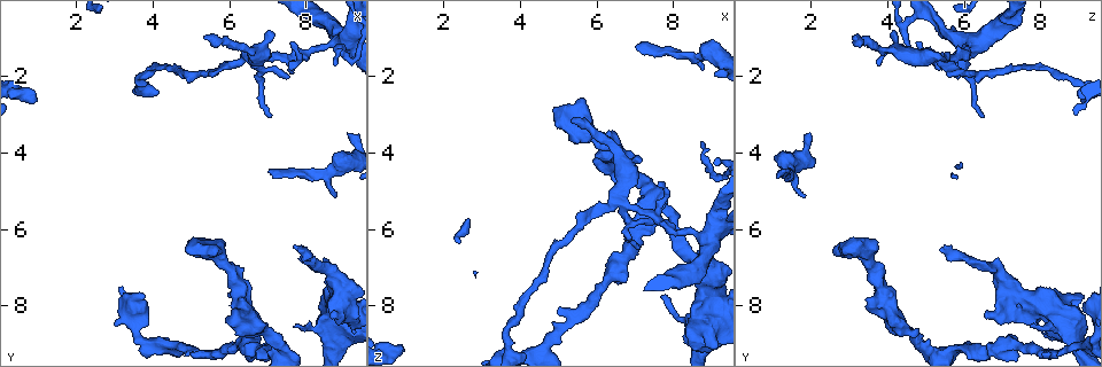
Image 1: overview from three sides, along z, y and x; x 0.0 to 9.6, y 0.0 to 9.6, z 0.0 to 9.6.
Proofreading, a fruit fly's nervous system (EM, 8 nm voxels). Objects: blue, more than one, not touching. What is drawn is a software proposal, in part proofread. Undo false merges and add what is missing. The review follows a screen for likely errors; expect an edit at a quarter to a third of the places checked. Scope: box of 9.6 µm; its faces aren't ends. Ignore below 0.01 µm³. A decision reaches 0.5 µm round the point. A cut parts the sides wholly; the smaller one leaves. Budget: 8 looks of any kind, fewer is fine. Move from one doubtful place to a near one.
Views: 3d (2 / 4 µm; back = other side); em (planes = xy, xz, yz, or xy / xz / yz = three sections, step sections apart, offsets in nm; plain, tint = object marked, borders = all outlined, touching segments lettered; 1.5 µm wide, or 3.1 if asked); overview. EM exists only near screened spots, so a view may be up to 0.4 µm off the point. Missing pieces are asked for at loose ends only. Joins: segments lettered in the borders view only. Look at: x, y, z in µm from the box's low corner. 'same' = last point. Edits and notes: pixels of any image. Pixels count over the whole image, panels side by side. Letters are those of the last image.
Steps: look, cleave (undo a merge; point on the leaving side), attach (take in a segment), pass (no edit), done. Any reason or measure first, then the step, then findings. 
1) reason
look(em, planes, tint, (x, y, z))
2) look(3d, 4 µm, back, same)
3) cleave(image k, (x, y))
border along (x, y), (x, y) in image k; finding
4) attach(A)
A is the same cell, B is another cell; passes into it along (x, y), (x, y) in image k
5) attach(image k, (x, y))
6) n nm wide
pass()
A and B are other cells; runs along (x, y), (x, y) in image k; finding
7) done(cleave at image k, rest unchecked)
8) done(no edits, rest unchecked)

branch stops here
look(em, planes, borders, (7.10, 3.00, 6.45))

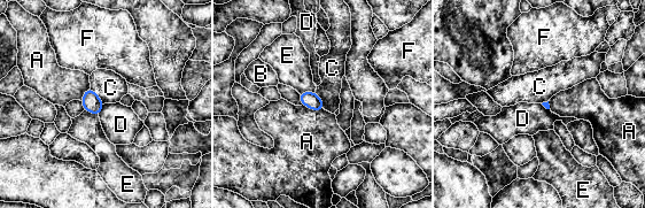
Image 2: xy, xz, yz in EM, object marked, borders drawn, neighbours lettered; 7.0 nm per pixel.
pass()
A, B, C, D, E and F are other cells; border along (90, 87), (103, 104) in image 2; none of them fits

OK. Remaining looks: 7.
an open end
look(em, planes, borders, (9.15, 3.60, 2.00))

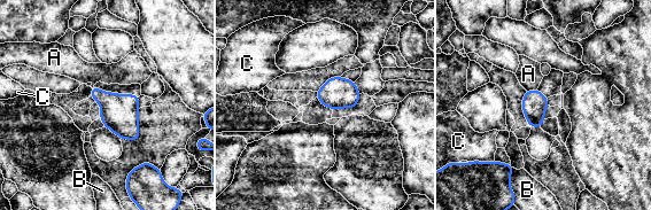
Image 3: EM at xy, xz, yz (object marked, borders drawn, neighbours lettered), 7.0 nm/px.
180 nm wide; A touches over 80 nm
pass()
A, B and C are other cells; no lettered segment goes on from it

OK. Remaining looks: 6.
branch stops here
look(3d, 2 µm, (7.20, 4.70, 1.15))

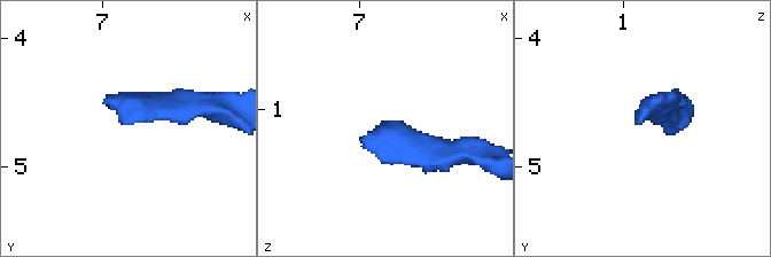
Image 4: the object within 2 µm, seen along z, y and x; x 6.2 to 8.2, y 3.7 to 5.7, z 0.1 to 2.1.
now the EM
look(em, planes, borders, (7.16, 4.68, 1.12))

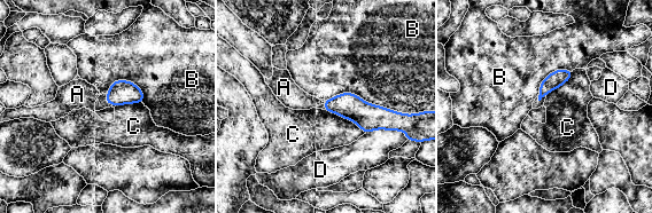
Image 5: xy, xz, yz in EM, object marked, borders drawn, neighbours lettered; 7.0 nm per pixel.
attach(A)
A is the same cell, B, C and D are other cells; the neuron continues

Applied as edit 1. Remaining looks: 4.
look(overview)

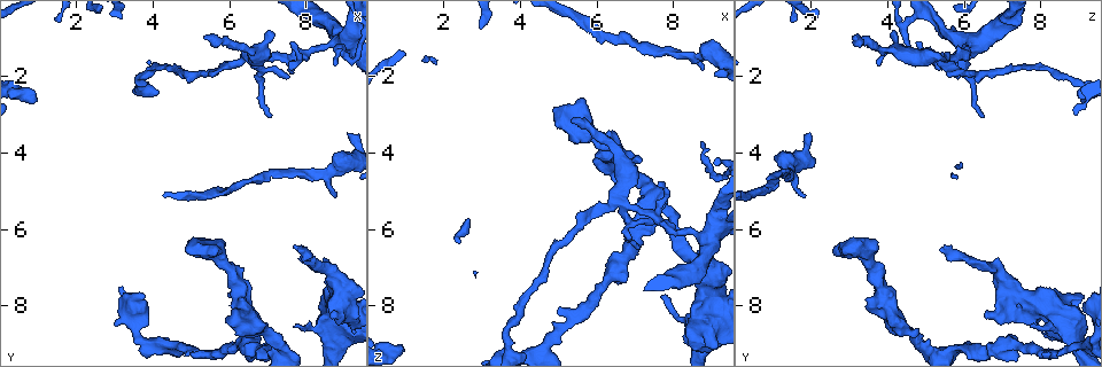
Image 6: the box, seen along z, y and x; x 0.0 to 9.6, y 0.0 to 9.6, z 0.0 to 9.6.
free end
look(em, planes, borders, (8.65, 8.35, 6.55))

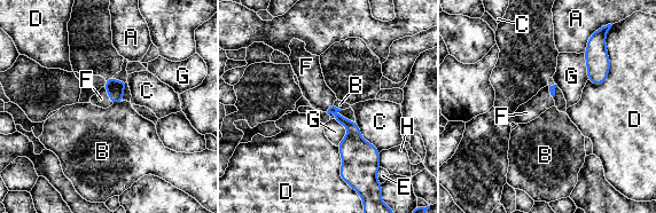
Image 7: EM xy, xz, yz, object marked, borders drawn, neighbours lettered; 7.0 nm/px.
attach(F)
F is the same cell, A, B, C, D, E, G and H are other cells; passes into it along (115, 89), (108, 93), (101, 99) in image 7; it goes on there

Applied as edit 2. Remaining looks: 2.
done(attach at image 5, attach at image 7, rest unchecked)

